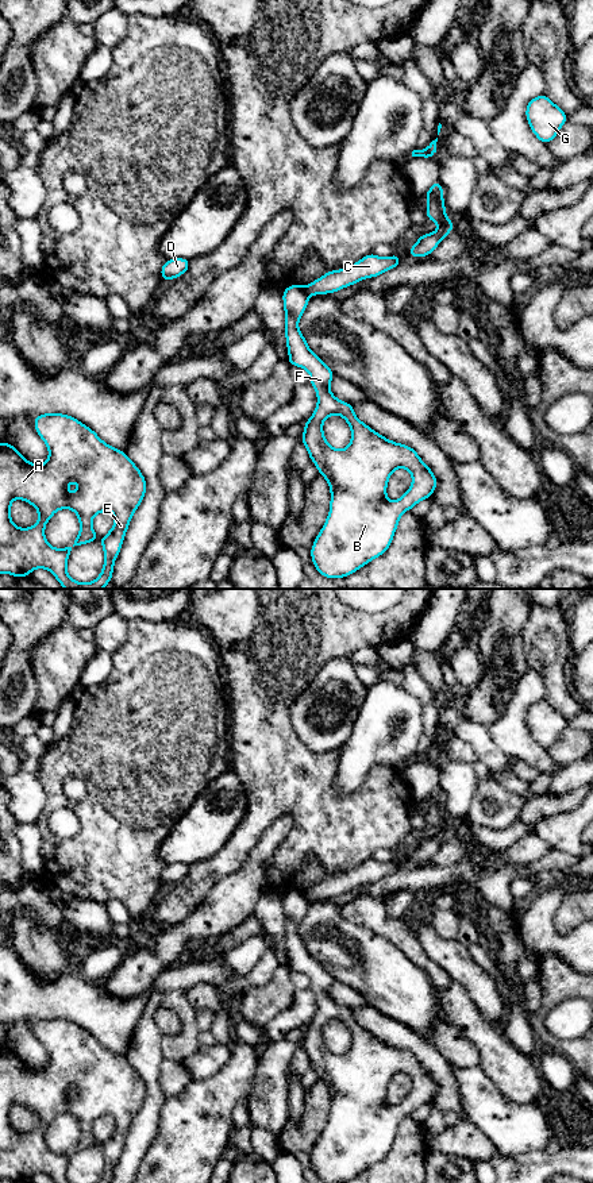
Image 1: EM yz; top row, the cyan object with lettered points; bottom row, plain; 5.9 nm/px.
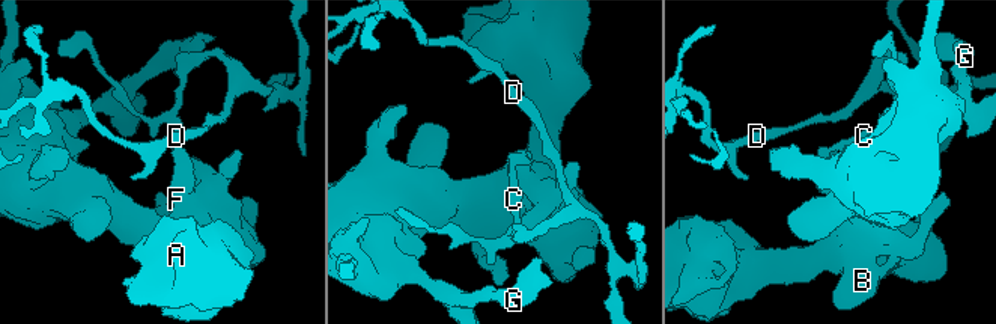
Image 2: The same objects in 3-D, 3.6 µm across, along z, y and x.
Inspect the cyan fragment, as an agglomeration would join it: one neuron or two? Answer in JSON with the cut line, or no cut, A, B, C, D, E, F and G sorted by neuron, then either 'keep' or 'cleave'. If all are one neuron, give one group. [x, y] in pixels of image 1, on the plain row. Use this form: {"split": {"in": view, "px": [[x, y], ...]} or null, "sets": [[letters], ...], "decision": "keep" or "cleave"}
{"split": {"in": "yz", "px": [[304, 893], [308, 901]]}, "sets": [["A", "B", "E", "F", "G"], ["C", "D"]], "decision": "cleave"}

